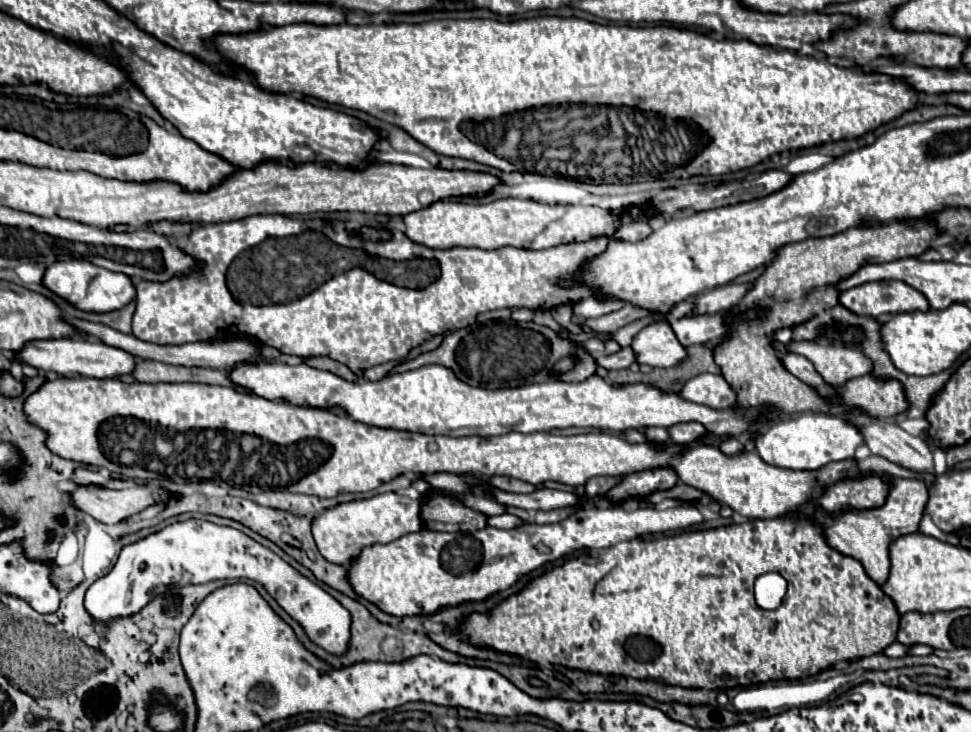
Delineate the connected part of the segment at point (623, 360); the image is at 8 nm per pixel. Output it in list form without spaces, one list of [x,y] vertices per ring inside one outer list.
[[[630,347],[620,349],[618,353],[612,353],[612,355],[600,355],[600,357],[596,359],[596,363],[598,363],[600,367],[608,369],[608,371],[612,371],[612,369],[626,369],[626,367],[630,367],[634,361],[636,361],[636,359],[634,359],[634,353],[632,353]]]

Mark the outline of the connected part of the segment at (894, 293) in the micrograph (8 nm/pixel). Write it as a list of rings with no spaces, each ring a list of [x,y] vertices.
[[[874,281],[852,287],[840,293],[840,303],[860,317],[930,309],[926,297],[904,281]]]

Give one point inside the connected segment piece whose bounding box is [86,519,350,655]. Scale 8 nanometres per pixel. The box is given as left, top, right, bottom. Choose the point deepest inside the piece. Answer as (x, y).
(220, 552)

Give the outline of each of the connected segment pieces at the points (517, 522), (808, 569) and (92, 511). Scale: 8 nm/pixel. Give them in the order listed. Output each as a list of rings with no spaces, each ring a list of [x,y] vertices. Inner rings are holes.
[[[502,513],[502,515],[494,515],[494,517],[486,517],[486,523],[492,525],[492,527],[498,527],[498,529],[514,529],[514,527],[520,527],[524,525],[524,521],[516,515],[510,515],[510,513]]]
[[[812,505],[800,509],[800,515],[788,519],[754,519],[744,521],[740,525],[708,529],[708,531],[686,531],[672,537],[658,537],[658,539],[634,539],[628,543],[618,543],[610,549],[602,551],[588,551],[576,559],[566,561],[562,567],[554,567],[552,571],[544,573],[542,577],[528,583],[518,595],[508,597],[490,613],[472,613],[464,619],[462,627],[470,635],[470,641],[478,647],[492,647],[496,651],[514,653],[526,657],[530,661],[552,663],[552,665],[566,665],[580,671],[590,673],[604,673],[604,675],[624,675],[634,679],[654,679],[666,685],[678,687],[692,687],[692,689],[730,689],[730,687],[754,687],[766,681],[798,681],[804,677],[812,677],[826,667],[838,661],[854,661],[860,657],[868,657],[874,653],[884,651],[890,643],[896,641],[896,633],[900,627],[900,613],[894,607],[894,601],[864,573],[862,565],[850,557],[840,555],[834,551],[824,539],[818,525],[814,525],[808,517],[812,513]],[[776,571],[788,581],[788,593],[782,605],[774,611],[760,609],[754,601],[752,585],[754,579],[762,573]]]
[[[76,485],[76,489],[70,491],[70,499],[80,511],[92,515],[94,519],[102,523],[116,523],[152,505],[154,499],[150,493],[152,493],[152,485],[134,485],[128,489],[114,489],[114,487],[102,487],[102,485]]]

